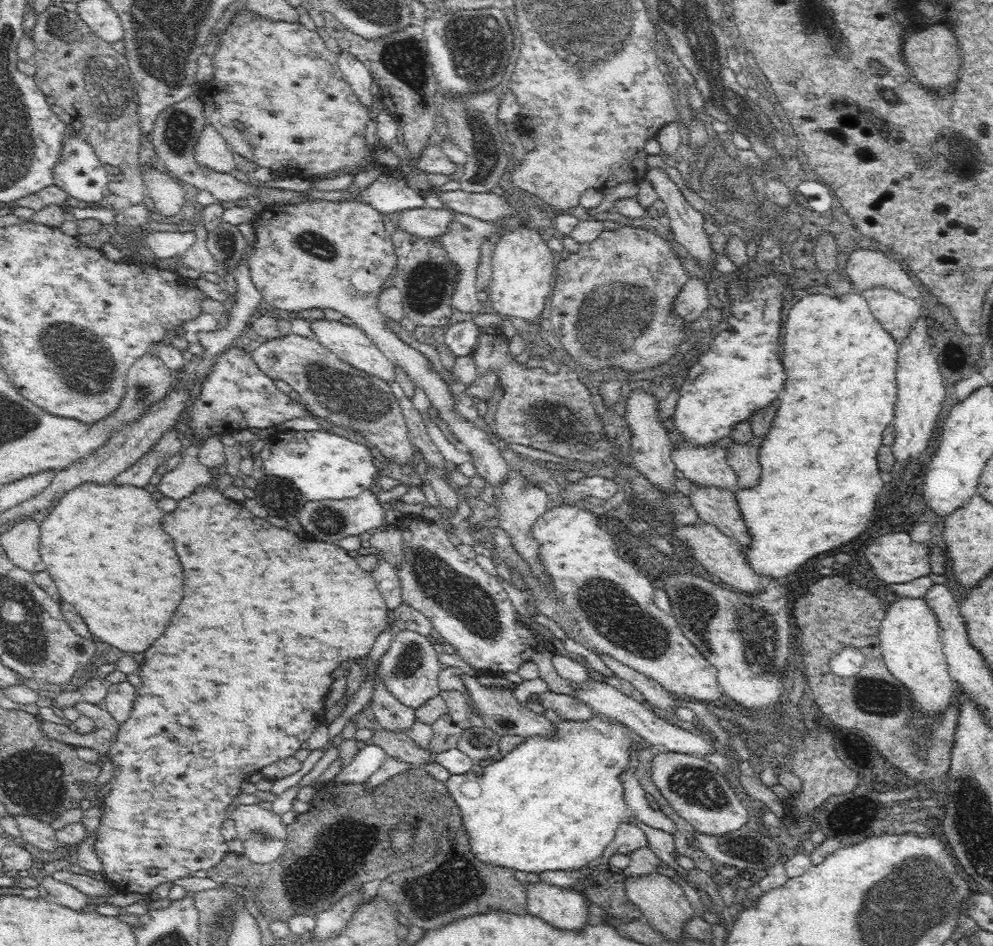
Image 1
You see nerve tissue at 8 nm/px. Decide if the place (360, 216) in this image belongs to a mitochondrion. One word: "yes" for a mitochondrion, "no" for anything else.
no

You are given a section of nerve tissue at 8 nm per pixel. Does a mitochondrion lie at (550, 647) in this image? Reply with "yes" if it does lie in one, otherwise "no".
no

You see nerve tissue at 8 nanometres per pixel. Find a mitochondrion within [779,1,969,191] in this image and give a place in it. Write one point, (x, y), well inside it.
(826, 34)

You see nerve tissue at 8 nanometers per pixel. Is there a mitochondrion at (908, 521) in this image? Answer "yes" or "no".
no

